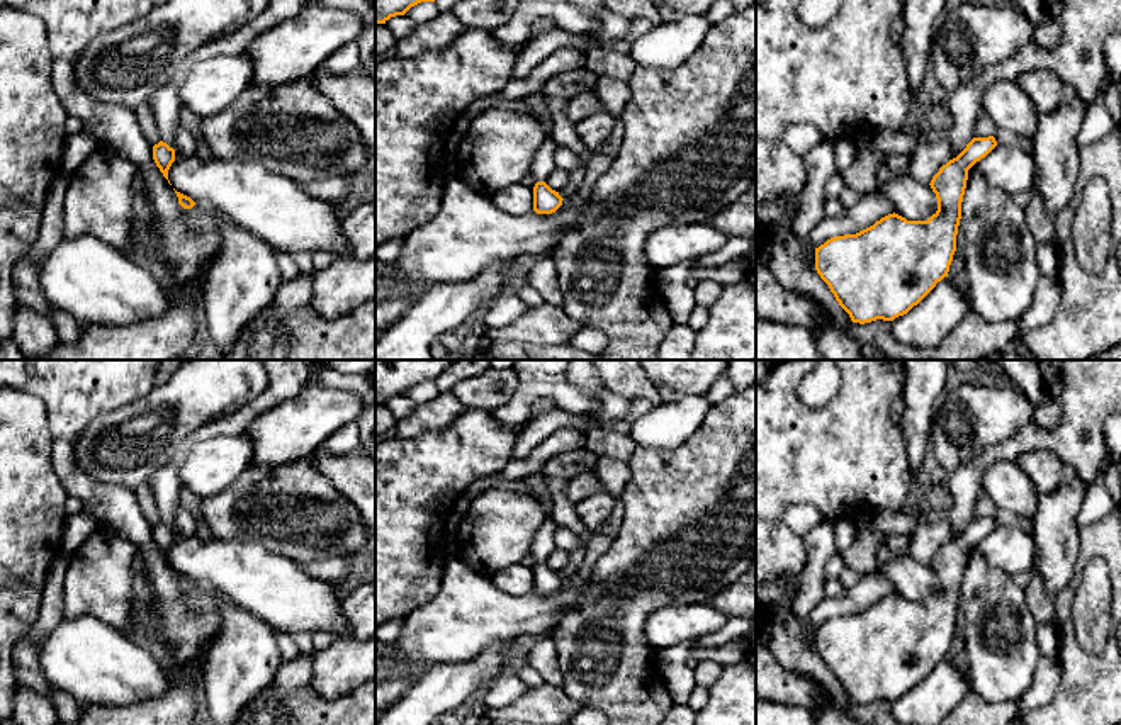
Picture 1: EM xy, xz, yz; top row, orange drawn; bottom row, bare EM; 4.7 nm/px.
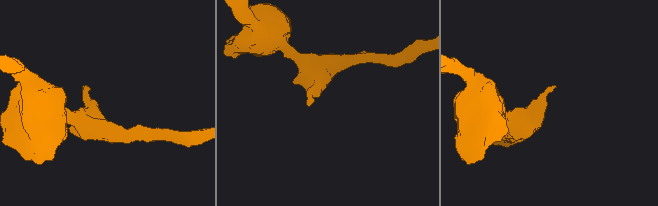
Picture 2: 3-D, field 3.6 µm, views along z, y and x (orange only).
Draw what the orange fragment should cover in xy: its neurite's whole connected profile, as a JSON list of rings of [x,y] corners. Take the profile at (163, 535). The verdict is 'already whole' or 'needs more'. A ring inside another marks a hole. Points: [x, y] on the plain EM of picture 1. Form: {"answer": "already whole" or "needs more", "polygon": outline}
{"answer": "already whole", "polygon": [[[160,521],[158,525],[153,526],[153,540],[163,557],[168,560],[168,550],[172,543],[175,542],[175,530],[170,528],[166,523]]]}

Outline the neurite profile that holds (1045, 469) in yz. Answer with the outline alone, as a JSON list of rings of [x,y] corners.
[[[1029,450],[1016,460],[1017,467],[1026,474],[1039,494],[1058,489],[1063,481],[1065,464],[1050,450]]]

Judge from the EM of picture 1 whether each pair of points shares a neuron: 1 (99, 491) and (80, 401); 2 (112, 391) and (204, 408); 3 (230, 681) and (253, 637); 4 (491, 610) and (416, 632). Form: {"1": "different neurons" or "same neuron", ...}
{"1": "same neuron", "2": "different neurons", "3": "same neuron", "4": "same neuron"}

